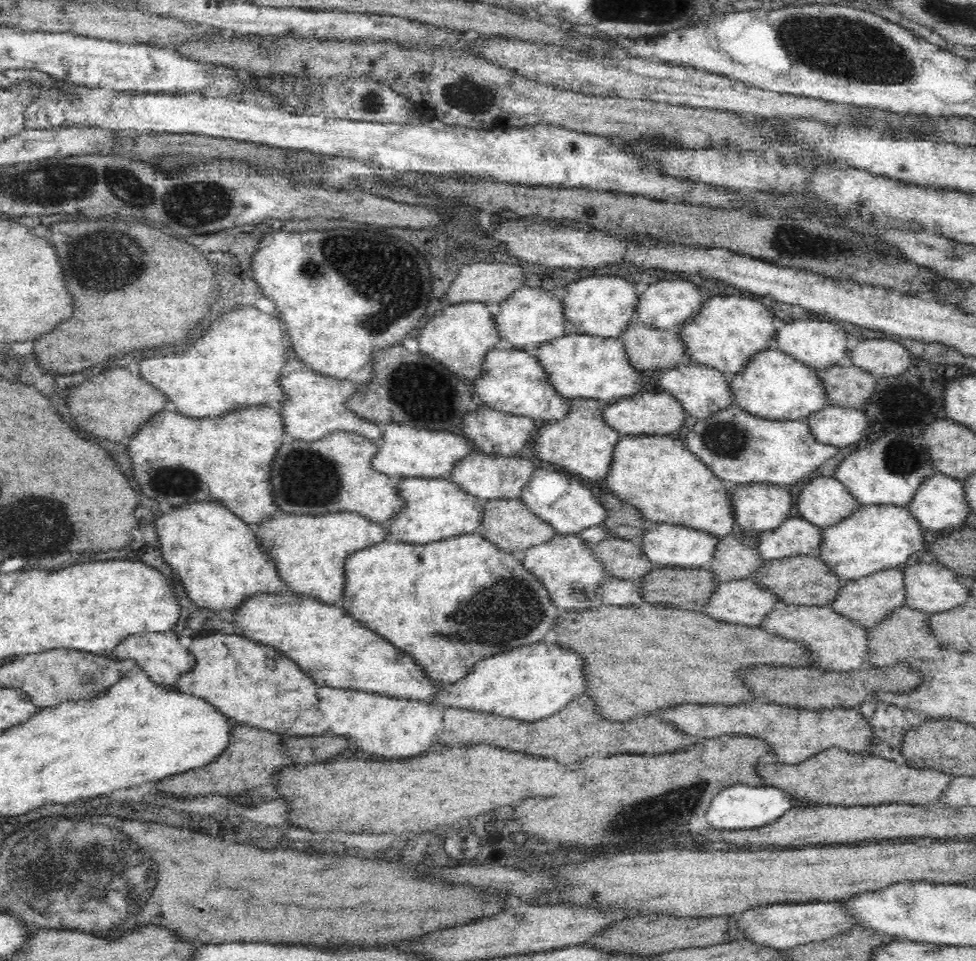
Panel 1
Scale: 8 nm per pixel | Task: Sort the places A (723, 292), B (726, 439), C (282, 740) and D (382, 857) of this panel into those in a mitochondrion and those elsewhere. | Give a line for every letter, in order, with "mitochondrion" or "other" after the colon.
A: other
B: mitochondrion
C: other
D: other

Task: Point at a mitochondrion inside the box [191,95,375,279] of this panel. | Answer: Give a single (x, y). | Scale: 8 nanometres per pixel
(308, 267)

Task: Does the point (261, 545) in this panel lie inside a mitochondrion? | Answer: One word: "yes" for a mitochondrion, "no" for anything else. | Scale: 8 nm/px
no

